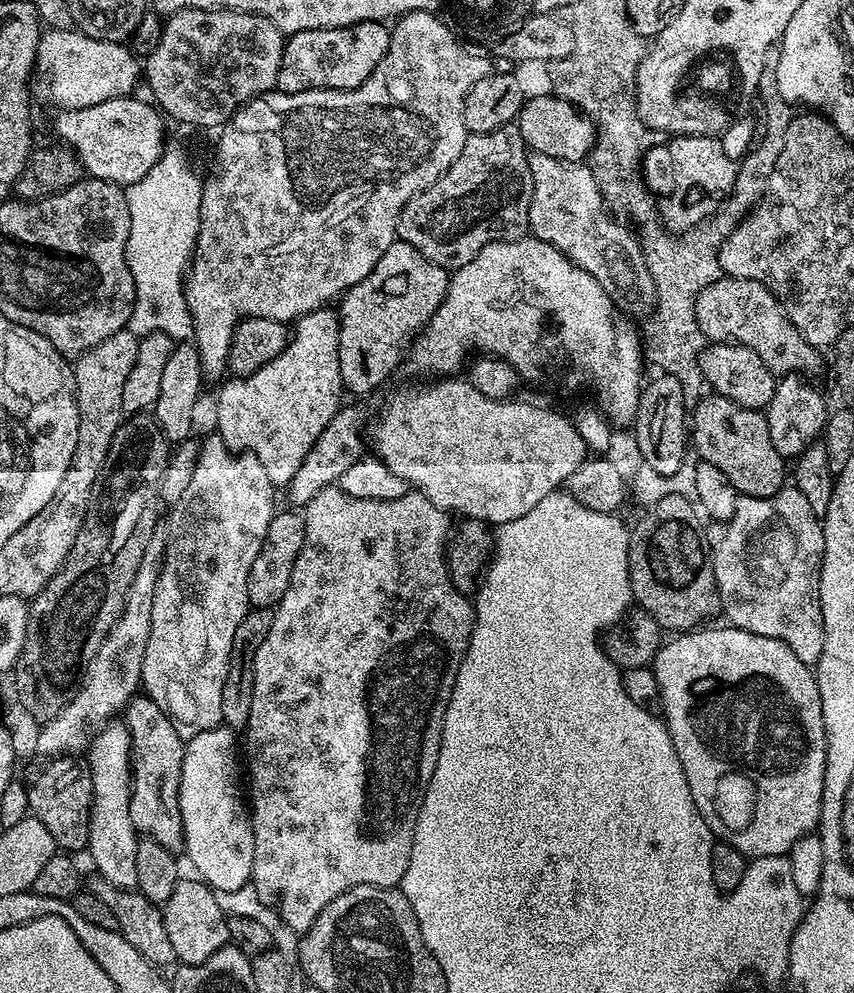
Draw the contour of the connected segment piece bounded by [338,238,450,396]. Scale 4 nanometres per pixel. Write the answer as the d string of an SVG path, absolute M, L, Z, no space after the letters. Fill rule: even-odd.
M397 239L378 258L374 270L362 278L339 301L338 366L340 383L364 396L387 382L392 371L403 365L414 337L442 306L450 276L445 268L430 262L414 246Z

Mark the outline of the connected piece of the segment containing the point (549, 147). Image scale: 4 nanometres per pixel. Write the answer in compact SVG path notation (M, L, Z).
M557 94L525 99L524 109L518 117L518 131L533 153L546 154L571 164L587 161L598 141L598 129L591 117L584 115L571 99Z

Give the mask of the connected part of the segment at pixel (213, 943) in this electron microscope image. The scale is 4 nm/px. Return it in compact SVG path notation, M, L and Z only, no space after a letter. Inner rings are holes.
M182 878L178 886L174 886L174 894L162 906L166 922L166 938L174 945L174 954L180 964L201 964L206 962L219 948L229 943L228 916L219 908L209 888L199 878Z

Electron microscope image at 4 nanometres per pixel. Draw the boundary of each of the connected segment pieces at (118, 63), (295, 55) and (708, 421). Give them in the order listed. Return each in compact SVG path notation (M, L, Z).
M45 31L36 50L35 79L40 79L48 96L61 109L85 108L119 96L133 95L137 90L136 79L141 79L142 64L137 53L127 43L95 40L86 34Z
M378 20L352 24L349 28L323 28L291 33L284 46L276 88L282 92L309 92L319 88L333 88L336 92L342 92L362 86L362 82L370 78L378 62L386 58L391 41L389 25Z
M708 394L705 400L696 404L696 409L690 412L690 444L701 461L716 468L717 472L724 475L740 496L753 496L754 498L770 498L778 494L781 488L785 487L784 464L785 457L774 450L774 442L770 442L770 426L767 415L758 408L743 408L733 400L727 400L725 396Z

